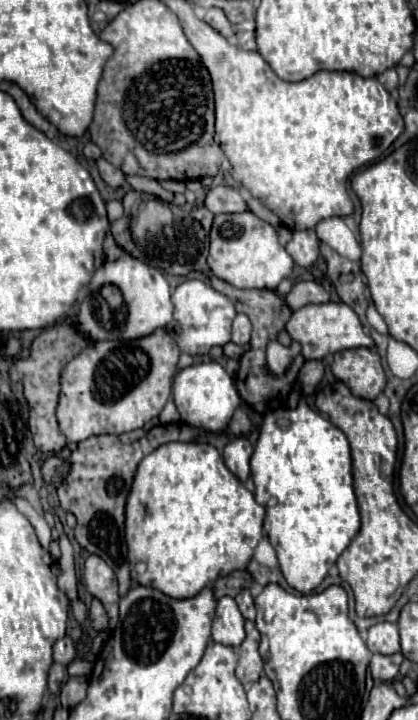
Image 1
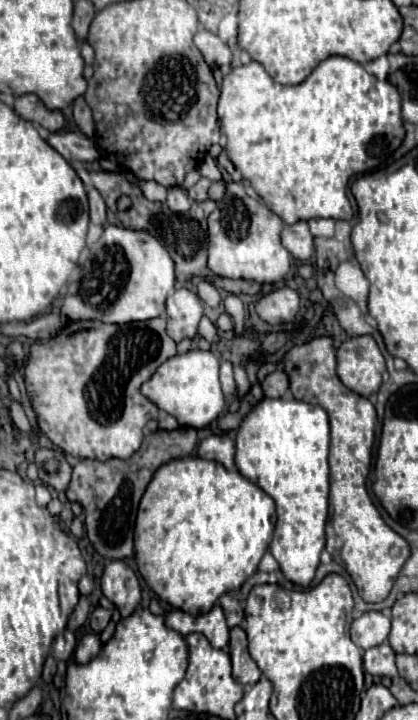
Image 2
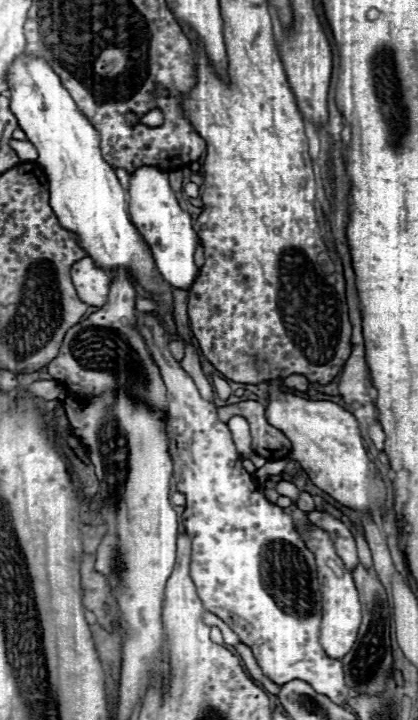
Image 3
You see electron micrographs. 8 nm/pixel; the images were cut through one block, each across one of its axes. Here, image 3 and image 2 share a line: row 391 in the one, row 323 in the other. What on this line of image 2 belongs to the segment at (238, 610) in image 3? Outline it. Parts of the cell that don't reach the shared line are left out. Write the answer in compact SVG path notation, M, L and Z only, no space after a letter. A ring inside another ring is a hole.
M180 288L166 298L166 314L166 332L174 342L180 342L182 338L194 338L202 318L202 302L194 292Z

